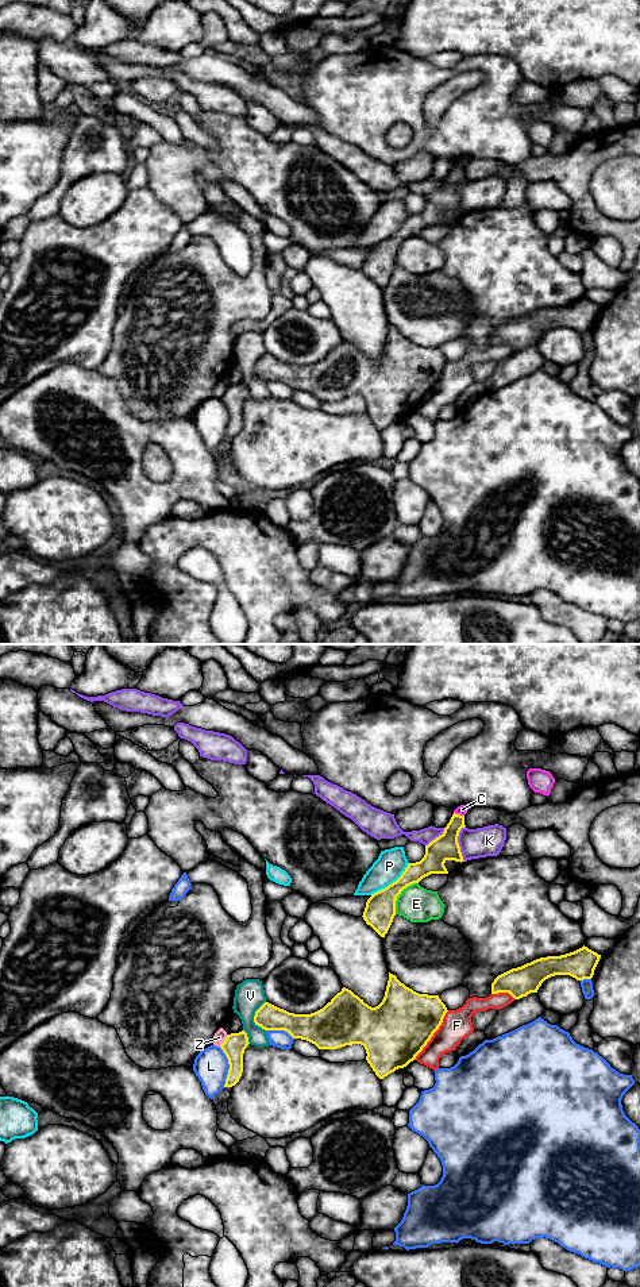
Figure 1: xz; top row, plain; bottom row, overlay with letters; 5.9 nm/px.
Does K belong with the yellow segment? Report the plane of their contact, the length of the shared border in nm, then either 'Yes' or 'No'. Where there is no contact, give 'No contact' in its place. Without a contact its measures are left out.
Touches yellow in xz. Shared border 220 nm. No

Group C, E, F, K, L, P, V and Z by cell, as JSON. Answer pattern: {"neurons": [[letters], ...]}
{"neurons": [["C", "L"], ["E"], ["F"], ["K"], ["P"], ["V"], ["Z"]]}

